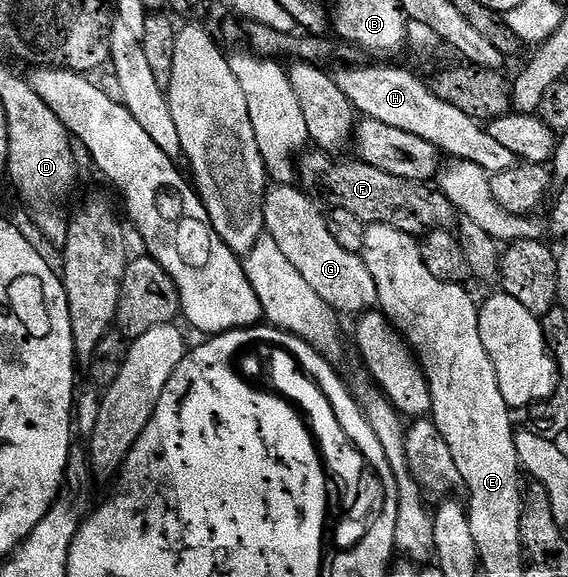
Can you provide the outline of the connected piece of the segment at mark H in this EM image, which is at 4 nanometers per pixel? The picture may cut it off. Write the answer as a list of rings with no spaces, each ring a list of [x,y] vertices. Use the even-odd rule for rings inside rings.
[[[363,65],[343,66],[344,69],[336,71],[334,75],[338,87],[361,116],[409,132],[410,135],[418,135],[418,138],[433,144],[441,154],[449,153],[449,158],[474,163],[490,175],[517,164],[517,157],[508,148],[502,147],[502,143],[496,142],[481,122],[438,99],[425,78],[423,81],[410,70],[395,69],[392,65]]]

